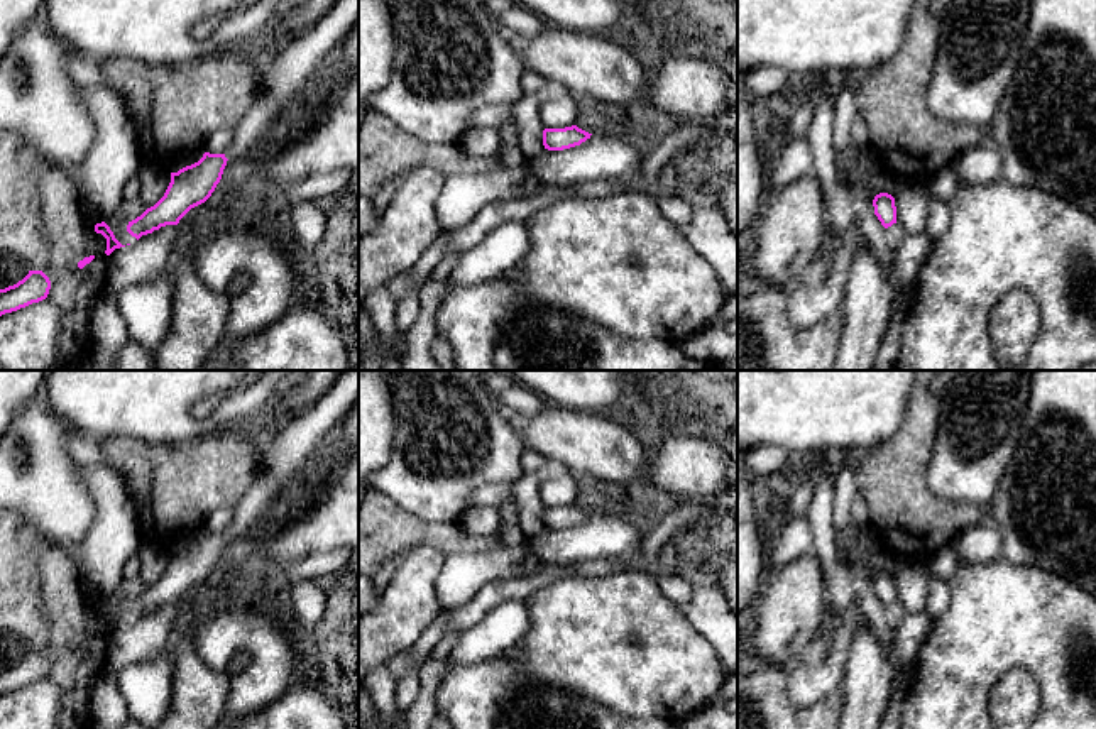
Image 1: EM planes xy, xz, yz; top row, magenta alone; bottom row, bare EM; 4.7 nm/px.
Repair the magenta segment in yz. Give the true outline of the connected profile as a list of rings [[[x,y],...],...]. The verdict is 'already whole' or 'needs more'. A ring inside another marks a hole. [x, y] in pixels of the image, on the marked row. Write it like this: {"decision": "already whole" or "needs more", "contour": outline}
{"decision": "already whole", "contour": [[[880,193],[873,200],[874,206],[874,215],[881,222],[885,228],[891,227],[896,223],[896,206],[895,206],[895,198],[888,193]]]}

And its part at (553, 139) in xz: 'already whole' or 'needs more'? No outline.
already whole

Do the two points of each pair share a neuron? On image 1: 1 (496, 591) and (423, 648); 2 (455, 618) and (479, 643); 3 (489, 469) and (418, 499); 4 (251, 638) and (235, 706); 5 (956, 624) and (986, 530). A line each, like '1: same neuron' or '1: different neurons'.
1: same neuron
2: different neurons
3: same neuron
4: same neuron
5: different neurons

